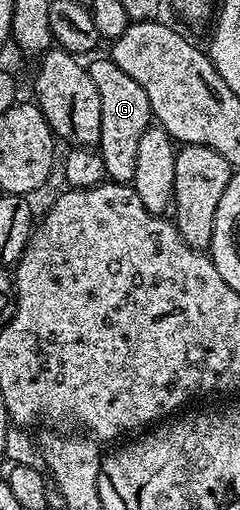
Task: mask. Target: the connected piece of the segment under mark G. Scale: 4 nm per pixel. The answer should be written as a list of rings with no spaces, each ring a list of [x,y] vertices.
[[[110,57],[97,59],[90,63],[89,69],[93,84],[97,84],[97,96],[101,96],[101,136],[97,149],[101,160],[105,160],[105,172],[112,182],[134,183],[137,144],[141,144],[141,136],[145,136],[147,127],[153,122],[149,96],[145,96],[145,88],[126,72],[121,72]]]

